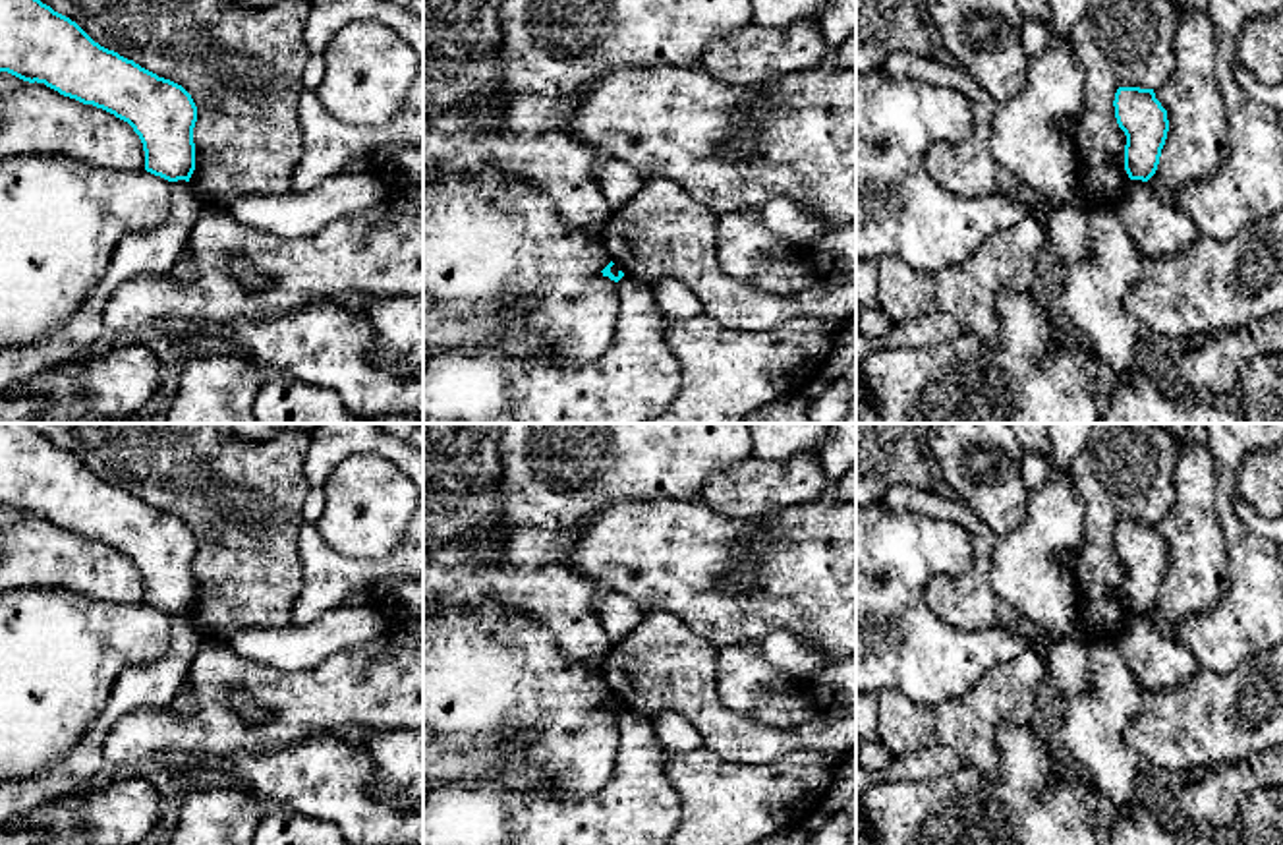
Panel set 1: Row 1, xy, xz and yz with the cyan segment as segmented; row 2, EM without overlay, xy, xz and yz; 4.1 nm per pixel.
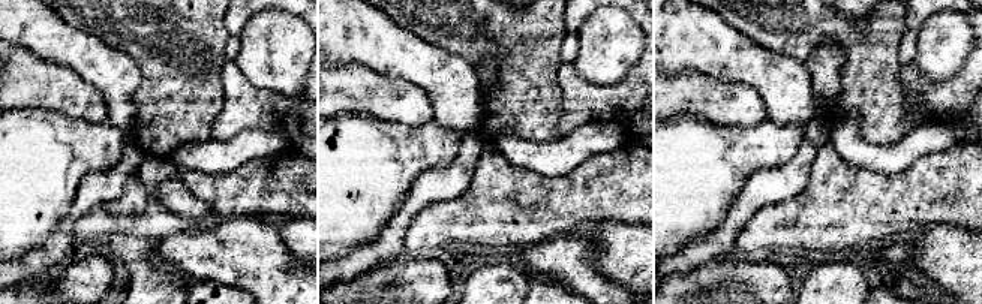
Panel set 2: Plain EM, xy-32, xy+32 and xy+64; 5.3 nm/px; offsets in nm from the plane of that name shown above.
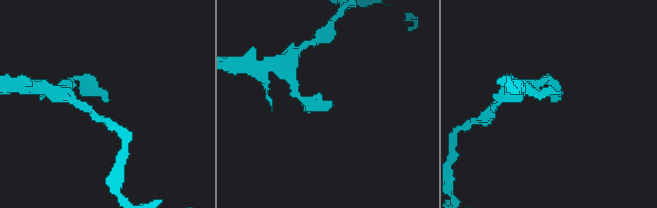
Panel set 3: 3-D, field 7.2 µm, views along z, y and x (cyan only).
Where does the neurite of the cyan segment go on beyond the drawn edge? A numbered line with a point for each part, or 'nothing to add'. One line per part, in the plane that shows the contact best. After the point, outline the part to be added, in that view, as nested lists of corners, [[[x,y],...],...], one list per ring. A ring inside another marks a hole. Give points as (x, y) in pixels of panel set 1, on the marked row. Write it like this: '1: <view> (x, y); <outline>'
nothing to add

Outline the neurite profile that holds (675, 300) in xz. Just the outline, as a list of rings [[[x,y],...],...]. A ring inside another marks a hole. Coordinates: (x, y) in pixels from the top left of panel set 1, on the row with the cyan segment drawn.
[[[663,278],[651,284],[655,304],[670,319],[692,319],[703,313],[701,300],[690,286],[674,278]]]

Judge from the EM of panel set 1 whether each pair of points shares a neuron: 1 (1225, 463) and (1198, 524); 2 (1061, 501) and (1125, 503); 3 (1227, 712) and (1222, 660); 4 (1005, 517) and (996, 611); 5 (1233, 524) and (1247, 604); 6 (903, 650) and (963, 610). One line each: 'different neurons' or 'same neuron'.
1: different neurons
2: different neurons
3: different neurons
4: different neurons
5: same neuron
6: different neurons

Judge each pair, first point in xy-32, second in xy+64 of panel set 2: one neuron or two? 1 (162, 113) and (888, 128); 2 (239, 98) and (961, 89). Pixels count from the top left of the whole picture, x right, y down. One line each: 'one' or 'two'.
1: one
2: one

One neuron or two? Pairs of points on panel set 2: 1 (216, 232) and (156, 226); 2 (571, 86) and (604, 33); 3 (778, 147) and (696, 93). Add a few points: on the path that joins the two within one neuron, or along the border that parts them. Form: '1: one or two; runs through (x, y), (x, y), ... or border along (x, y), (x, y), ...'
1: two; border along (192, 225), (189, 229), (173, 232), (158, 243)
2: two; border along (571, 63), (582, 77), (594, 84), (613, 83)
3: two; border along (766, 119), (751, 126), (717, 126), (712, 123)

